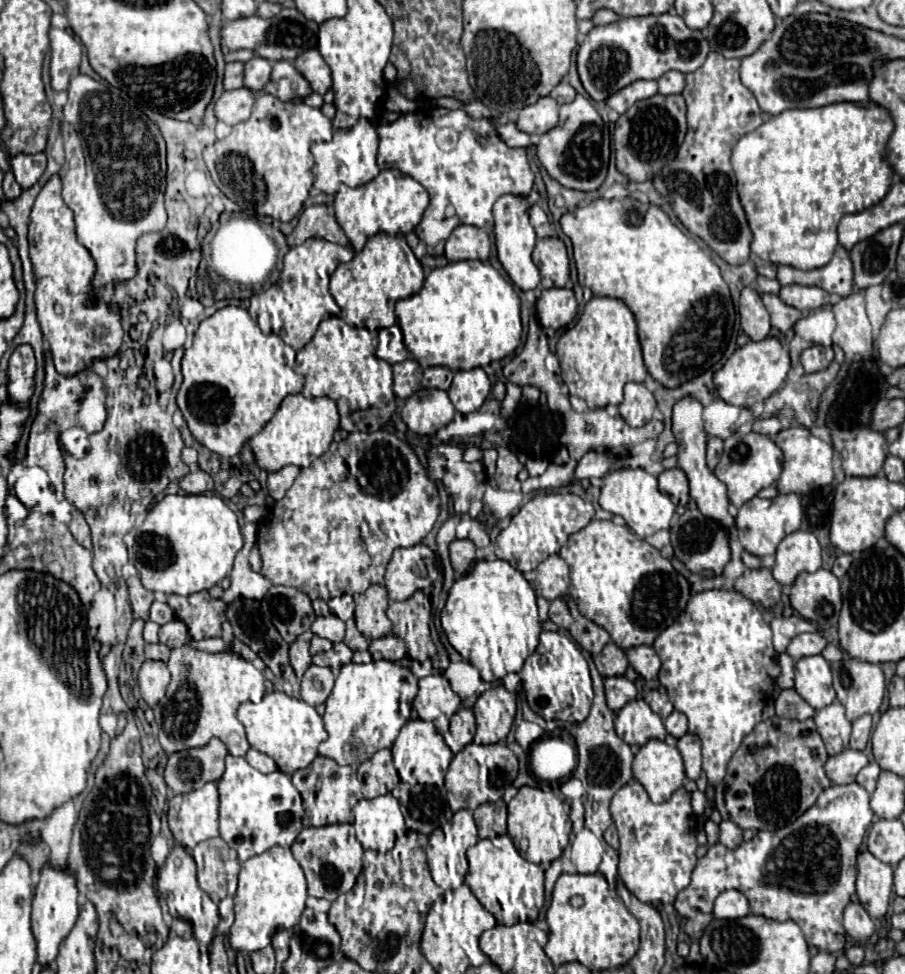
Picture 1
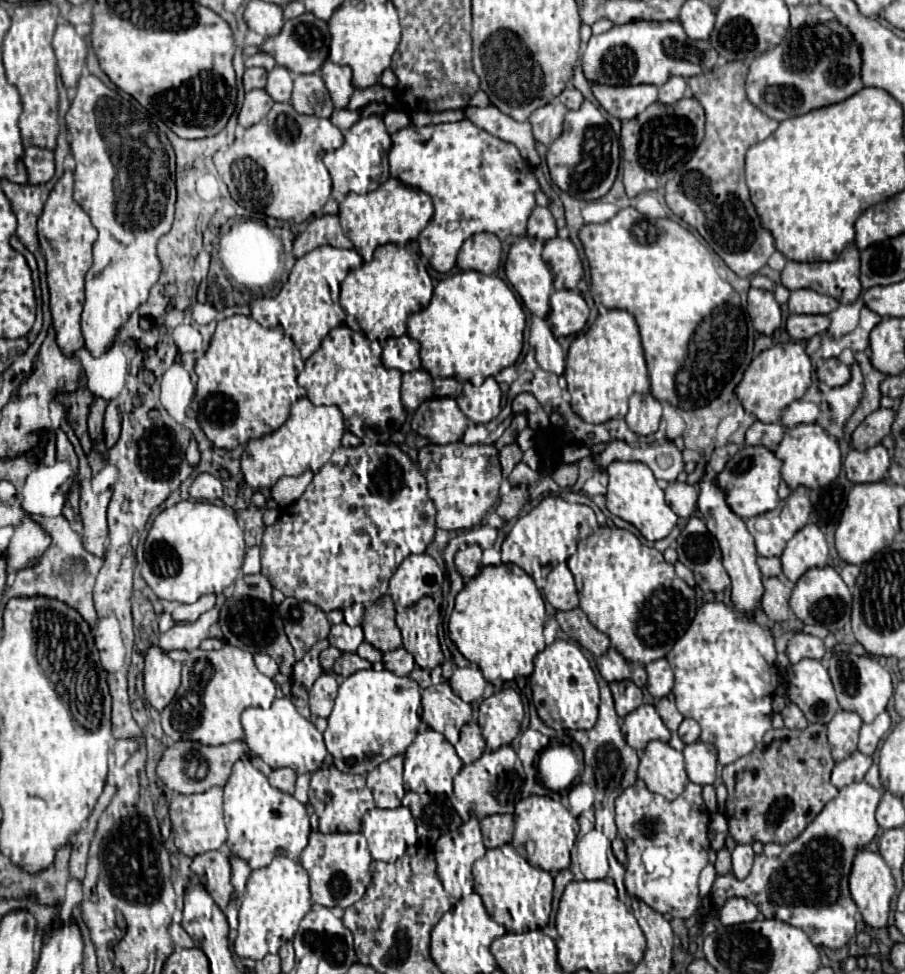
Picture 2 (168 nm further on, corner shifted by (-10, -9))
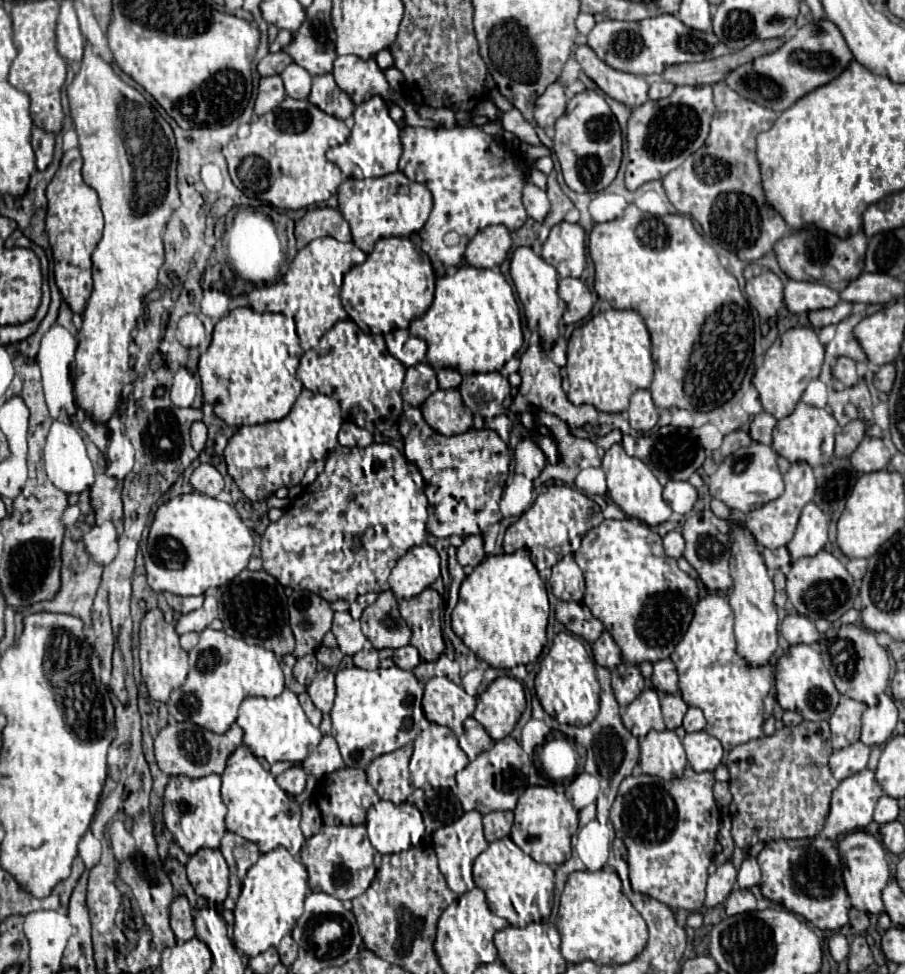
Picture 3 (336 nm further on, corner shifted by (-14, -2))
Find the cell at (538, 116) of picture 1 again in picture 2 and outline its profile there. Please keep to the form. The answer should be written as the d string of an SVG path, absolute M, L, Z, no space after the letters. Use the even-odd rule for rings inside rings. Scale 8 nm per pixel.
M550 102L542 108L538 108L530 116L534 138L538 142L550 146L550 142L554 142L554 138L558 138L558 134L562 134L562 124L564 124L566 112L568 112L568 108L562 106L560 102Z

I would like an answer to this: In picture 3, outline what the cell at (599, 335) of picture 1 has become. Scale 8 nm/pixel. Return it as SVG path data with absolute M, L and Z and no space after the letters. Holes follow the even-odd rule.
M608 309L578 325L568 339L566 373L570 381L568 399L574 405L590 403L604 413L624 413L634 391L648 389L654 363L650 335L644 319L636 311Z

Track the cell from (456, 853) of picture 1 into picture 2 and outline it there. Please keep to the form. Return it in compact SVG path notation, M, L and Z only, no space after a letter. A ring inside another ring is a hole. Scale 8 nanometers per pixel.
M470 818L456 831L447 832L444 836L440 836L440 840L434 846L434 852L436 852L436 862L438 862L438 876L444 884L444 890L448 894L452 894L454 898L470 895L474 891L472 866L476 860L486 854L486 848L482 844L482 832L480 832L478 818Z

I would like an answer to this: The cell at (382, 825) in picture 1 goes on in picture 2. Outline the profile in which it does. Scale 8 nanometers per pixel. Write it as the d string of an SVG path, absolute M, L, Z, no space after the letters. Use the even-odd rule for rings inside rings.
M398 806L394 810L382 810L382 808L368 810L362 818L362 834L368 840L372 858L382 860L382 862L396 862L406 852L408 842L412 842L413 845L418 842L416 822L410 810L404 806Z

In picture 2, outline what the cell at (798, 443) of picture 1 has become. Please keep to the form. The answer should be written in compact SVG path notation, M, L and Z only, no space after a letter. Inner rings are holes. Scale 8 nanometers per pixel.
M802 424L792 430L786 430L784 440L776 450L776 456L784 462L782 478L790 490L796 490L798 486L804 486L810 490L824 488L838 478L842 468L842 456L840 456L836 438L830 438L818 424Z

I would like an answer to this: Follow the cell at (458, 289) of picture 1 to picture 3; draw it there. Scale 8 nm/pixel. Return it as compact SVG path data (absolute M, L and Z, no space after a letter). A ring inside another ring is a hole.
M460 267L456 273L448 273L440 279L436 279L436 293L430 309L414 319L410 323L410 333L414 337L420 337L428 343L426 361L434 367L434 371L440 371L442 367L456 369L460 375L472 375L472 373L490 373L500 371L508 359L516 355L516 351L522 347L522 323L520 323L520 311L514 297L512 287L504 279L504 275L496 269L476 269L476 267Z

